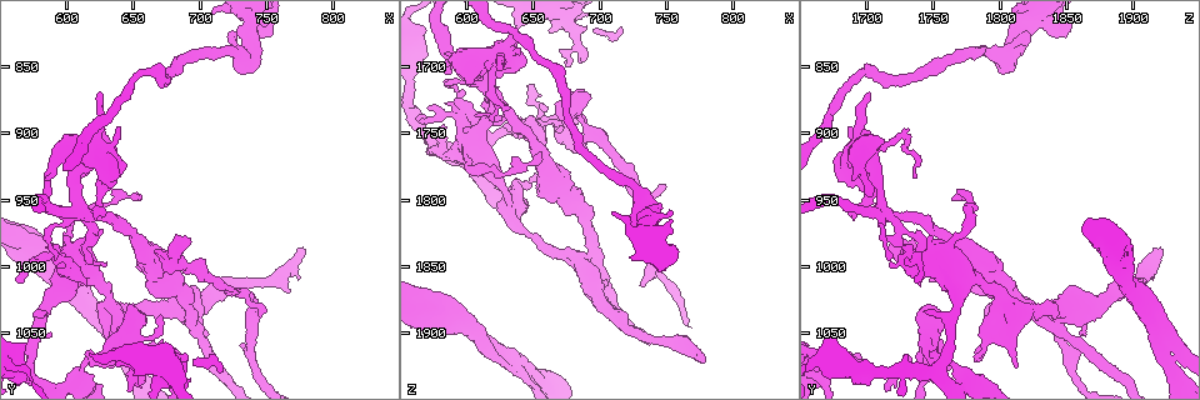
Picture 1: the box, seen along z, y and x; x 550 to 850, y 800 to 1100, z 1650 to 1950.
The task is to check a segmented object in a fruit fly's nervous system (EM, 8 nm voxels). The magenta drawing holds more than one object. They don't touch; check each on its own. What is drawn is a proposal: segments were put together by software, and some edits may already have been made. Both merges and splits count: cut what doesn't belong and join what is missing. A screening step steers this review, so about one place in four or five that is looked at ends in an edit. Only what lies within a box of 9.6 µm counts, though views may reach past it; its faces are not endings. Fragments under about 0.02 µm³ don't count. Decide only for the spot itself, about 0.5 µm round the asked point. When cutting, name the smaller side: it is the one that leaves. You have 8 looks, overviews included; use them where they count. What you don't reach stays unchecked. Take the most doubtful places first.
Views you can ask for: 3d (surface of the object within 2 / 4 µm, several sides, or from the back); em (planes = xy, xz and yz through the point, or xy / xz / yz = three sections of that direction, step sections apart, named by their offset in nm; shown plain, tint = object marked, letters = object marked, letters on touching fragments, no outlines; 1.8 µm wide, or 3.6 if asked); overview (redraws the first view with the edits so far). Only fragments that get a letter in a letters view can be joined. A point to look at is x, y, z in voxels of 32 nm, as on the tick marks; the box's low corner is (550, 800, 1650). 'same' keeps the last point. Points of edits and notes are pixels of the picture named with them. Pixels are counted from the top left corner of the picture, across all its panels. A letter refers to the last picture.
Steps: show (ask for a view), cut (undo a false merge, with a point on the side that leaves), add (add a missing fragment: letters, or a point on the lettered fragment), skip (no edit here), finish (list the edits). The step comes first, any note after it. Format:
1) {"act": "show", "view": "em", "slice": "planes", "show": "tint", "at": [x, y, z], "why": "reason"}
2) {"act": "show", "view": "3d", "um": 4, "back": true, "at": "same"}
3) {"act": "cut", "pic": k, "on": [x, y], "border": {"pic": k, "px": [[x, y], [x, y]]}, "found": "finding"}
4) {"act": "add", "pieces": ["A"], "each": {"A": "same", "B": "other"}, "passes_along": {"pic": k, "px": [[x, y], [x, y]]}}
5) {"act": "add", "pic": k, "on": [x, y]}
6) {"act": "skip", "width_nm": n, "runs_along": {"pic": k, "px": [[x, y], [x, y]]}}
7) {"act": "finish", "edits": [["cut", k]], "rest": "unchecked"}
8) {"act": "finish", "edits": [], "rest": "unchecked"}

{"act": "show", "view": "em", "slice": "planes", "show": "letters", "at": [692, 1070, 1670], "why": "stops while still wide"}

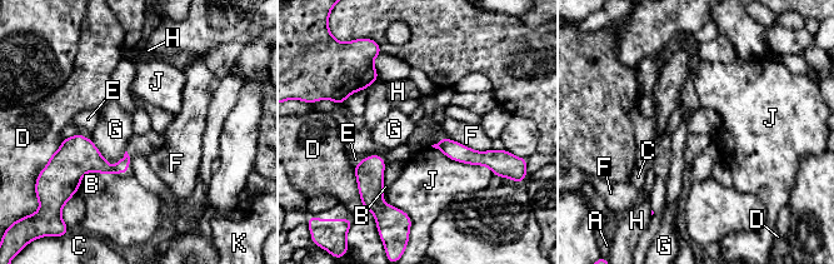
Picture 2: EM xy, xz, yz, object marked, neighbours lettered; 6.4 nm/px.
{"act": "skip", "longest_contact_nm": ["J", 440], "each": {"A": "other", "B": "other", "C": "other", "D": "other", "E": "other", "F": "other", "G": "other", "H": "other", "J": "other", "K": "other"}, "border": {"pic": 2, "px": [[90, 139], [105, 160]]}, "found": "none of them fits"}

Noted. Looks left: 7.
{"act": "show", "view": "3d", "um": 4, "back": true, "at": [648, 1076, 1928]}

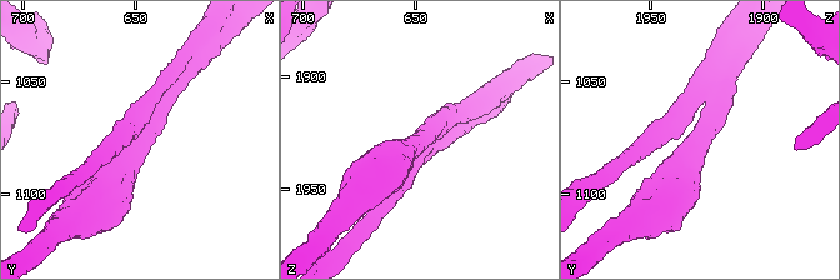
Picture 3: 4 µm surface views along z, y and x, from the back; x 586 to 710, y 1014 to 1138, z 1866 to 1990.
{"act": "show", "view": "em", "slice": "planes", "show": "letters", "at": [649, 1076, 1928], "why": "shape alone is not enough"}

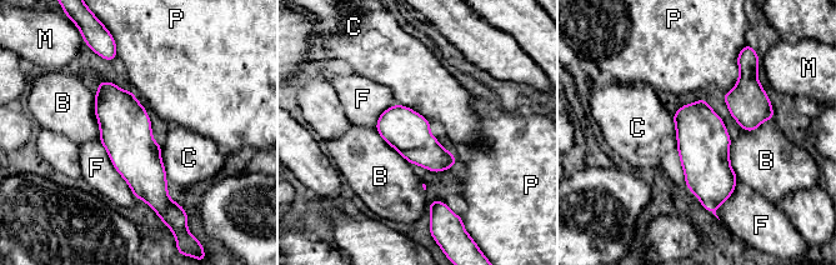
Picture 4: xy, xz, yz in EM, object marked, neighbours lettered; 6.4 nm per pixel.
{"act": "skip", "each": {"B": "other", "C": "other", "F": "other", "M": "other", "P": "other"}, "runs_along": {"pic": 4, "px": [[103, 84], [124, 121], [156, 206]]}, "found": "all the same neuron"}

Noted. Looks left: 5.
{"act": "show", "view": "em", "slice": "planes", "show": "letters", "at": [744, 1036, 1790], "why": "thin end"}

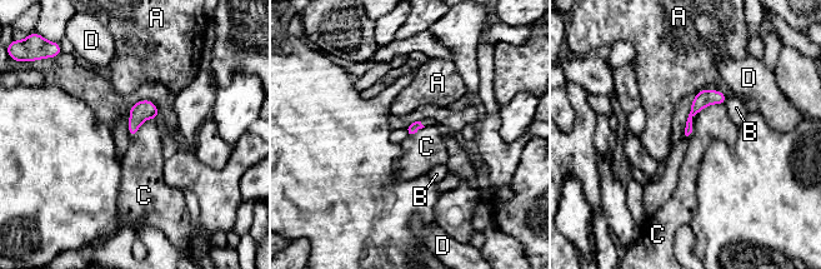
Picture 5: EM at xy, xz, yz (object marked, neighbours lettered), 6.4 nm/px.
{"act": "skip", "longest_contact_nm": ["C", 220], "each": {"A": "other", "B": "other", "C": "other", "D": "other"}, "found": "no lettered fragment goes on from it"}

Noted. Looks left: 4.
{"act": "show", "view": "em", "slice": "planes", "show": "plain", "at": [776, 988, 1920], "why": "branch stops here"}

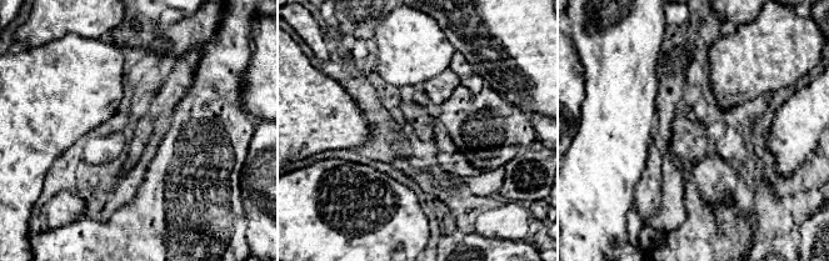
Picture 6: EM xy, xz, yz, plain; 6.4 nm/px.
{"act": "show", "view": "em", "slice": "planes", "show": "letters", "at": "same"}

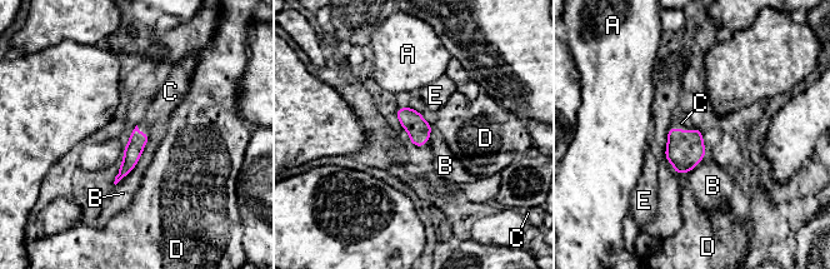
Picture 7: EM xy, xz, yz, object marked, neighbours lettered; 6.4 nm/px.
{"act": "add", "pieces": ["C"], "each": {"A": "other", "B": "other", "C": "same", "D": "other", "E": "other"}, "passes_along": {"pic": 7, "px": [[685, 149], [680, 129], [681, 123]]}, "found": "it goes on there"}

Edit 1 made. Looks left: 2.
{"act": "finish", "edits": [["add", 7]], "rest": "unchecked"}

